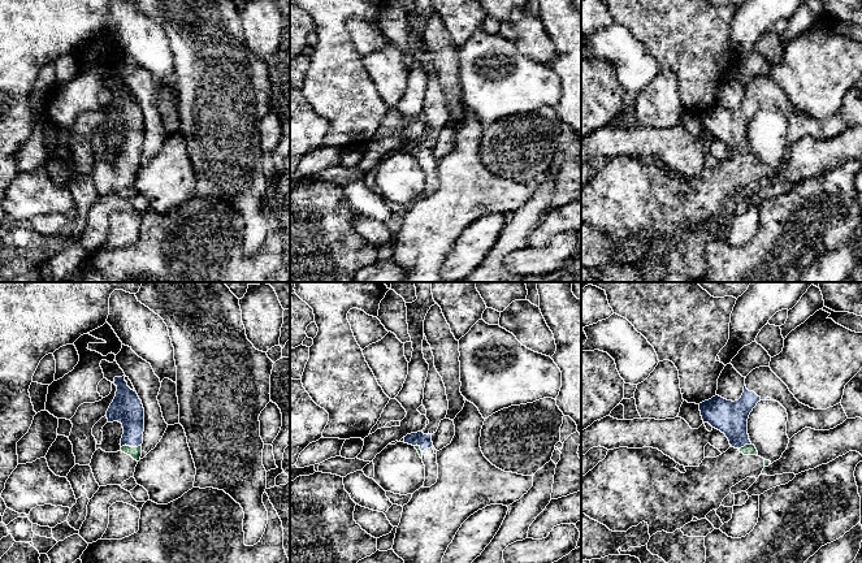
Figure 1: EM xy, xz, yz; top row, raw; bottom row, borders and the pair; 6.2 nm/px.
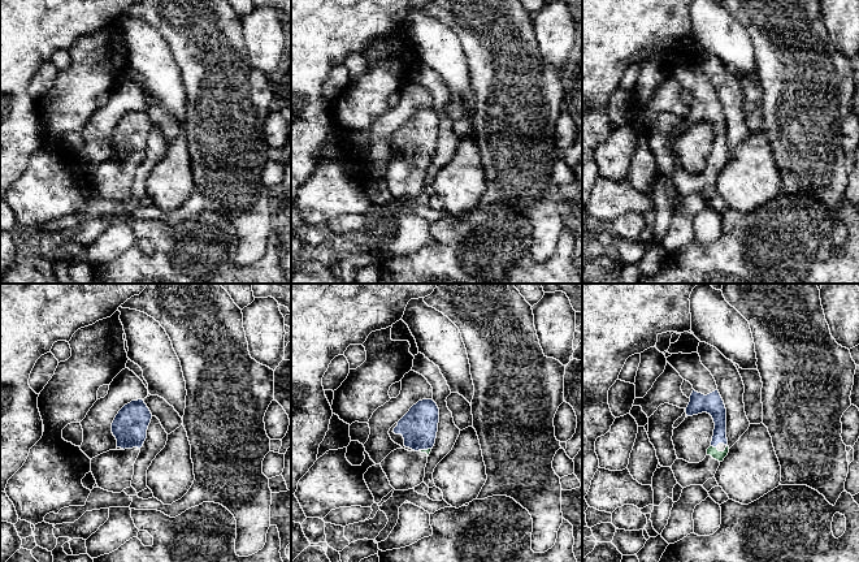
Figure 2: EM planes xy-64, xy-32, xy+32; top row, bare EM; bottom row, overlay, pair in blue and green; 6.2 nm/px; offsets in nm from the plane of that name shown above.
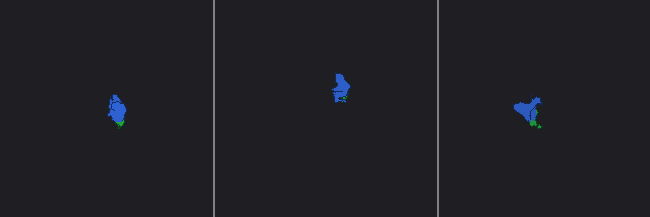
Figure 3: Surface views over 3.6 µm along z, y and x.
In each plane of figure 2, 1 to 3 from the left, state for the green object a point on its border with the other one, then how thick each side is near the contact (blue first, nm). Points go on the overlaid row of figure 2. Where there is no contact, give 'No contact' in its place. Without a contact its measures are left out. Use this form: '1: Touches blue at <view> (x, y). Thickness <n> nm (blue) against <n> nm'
1: No contact
2: Touches blue at xy-32 (424, 449). Thickness 240 nm (blue) against 30 nm
3: Touches blue at xy+32 (714, 446). Thickness 120 nm (blue) against 60 nm

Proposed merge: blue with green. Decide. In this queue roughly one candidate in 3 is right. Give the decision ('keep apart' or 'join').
join

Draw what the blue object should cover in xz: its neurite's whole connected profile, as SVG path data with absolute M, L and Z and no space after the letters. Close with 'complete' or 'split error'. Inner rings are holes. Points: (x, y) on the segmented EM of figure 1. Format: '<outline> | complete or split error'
M423 430L404 437L404 443L412 445L425 465L424 488L430 488L438 478L437 450L432 442L432 434L424 434Z | split error

